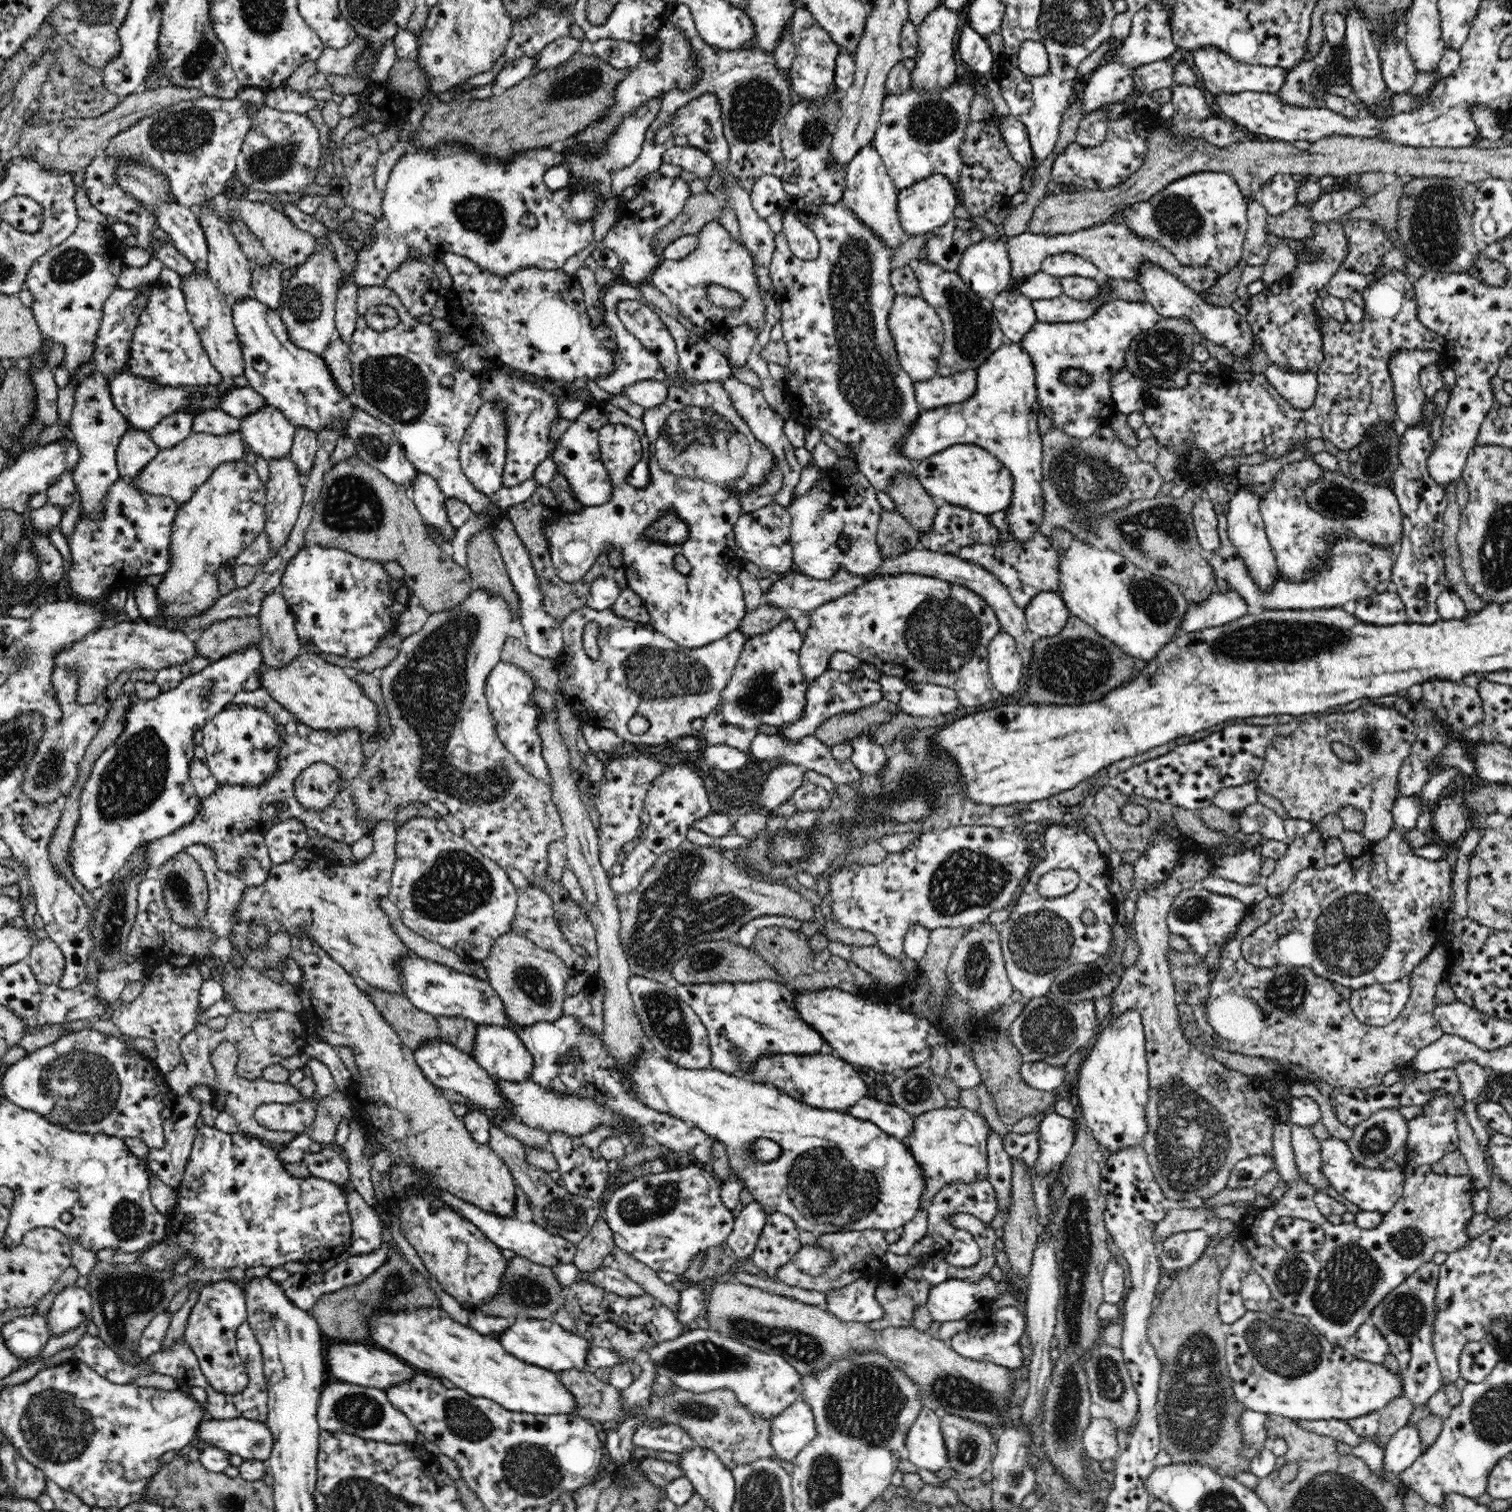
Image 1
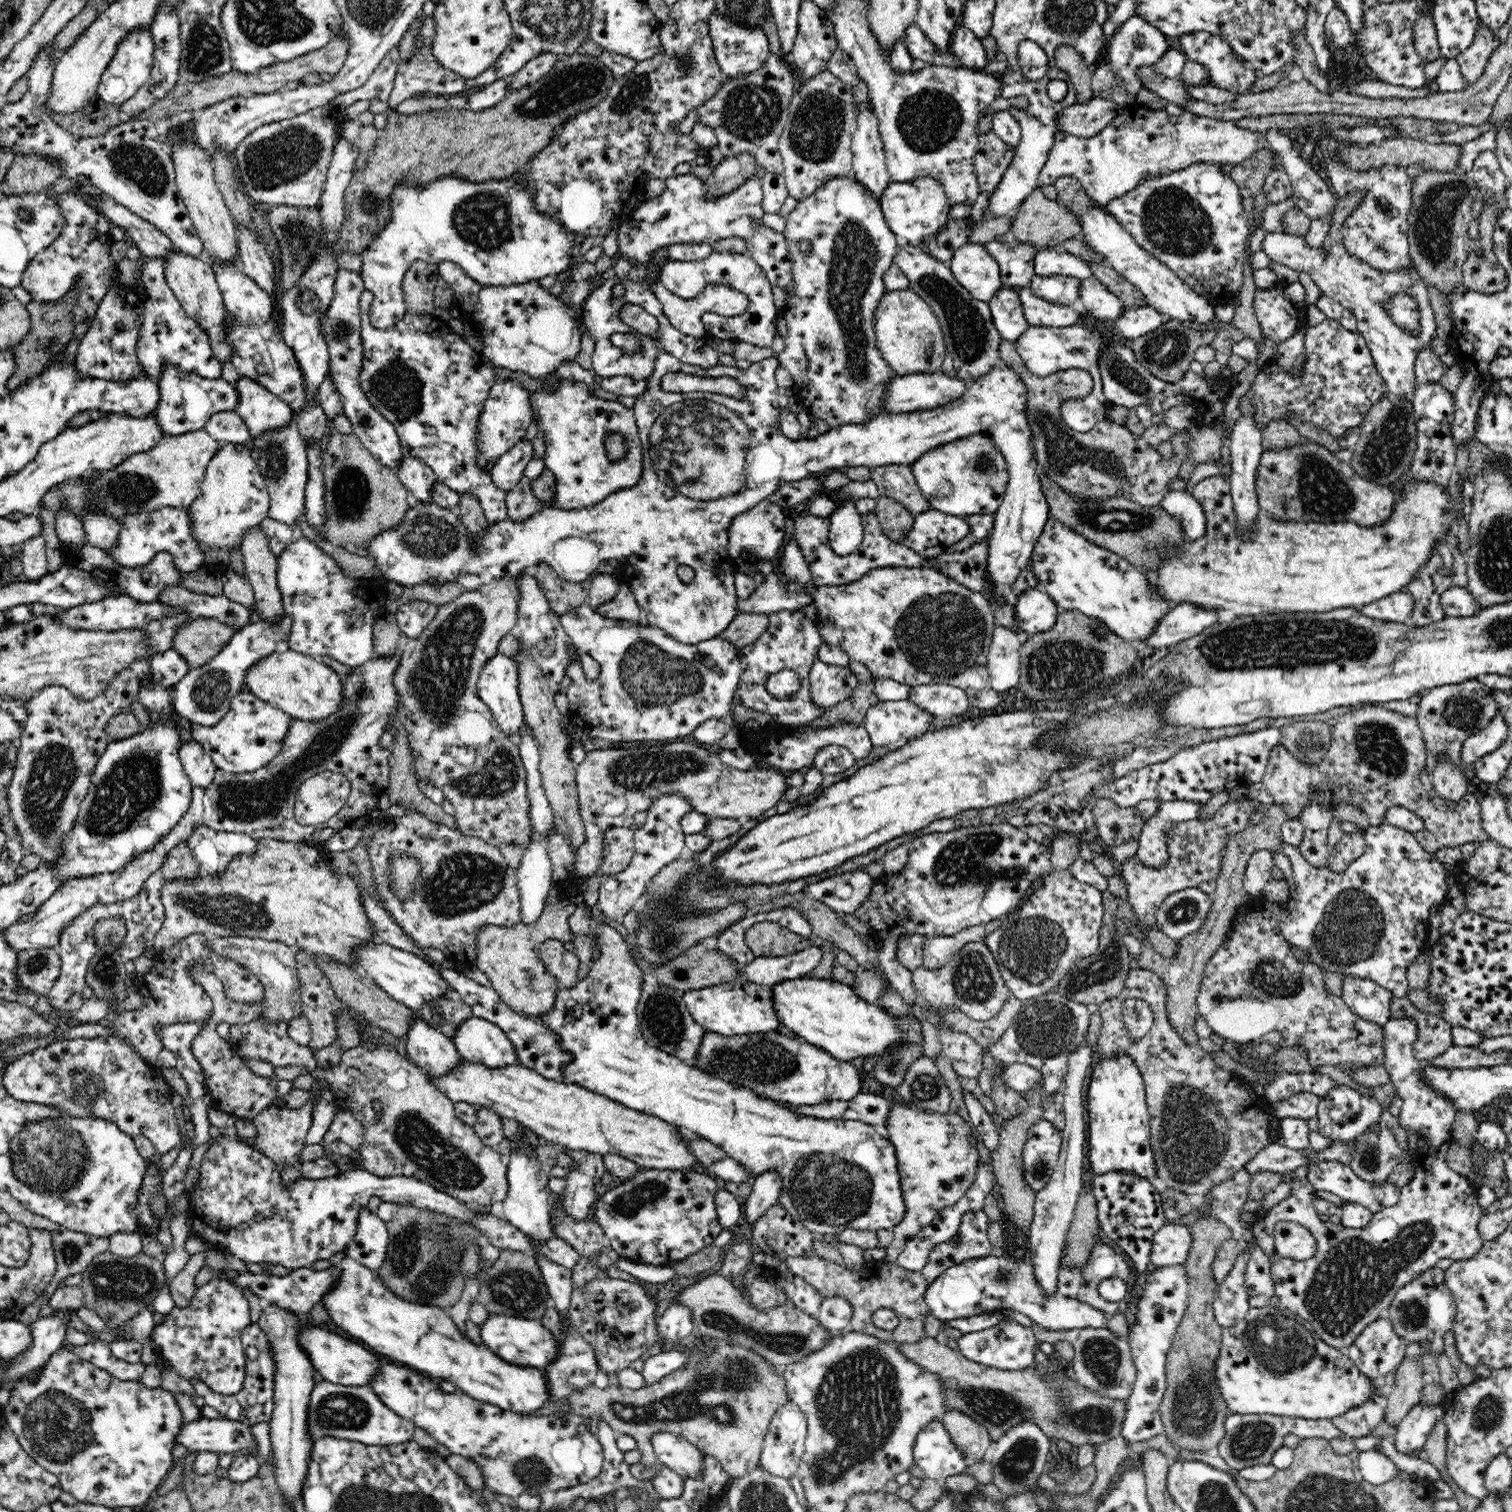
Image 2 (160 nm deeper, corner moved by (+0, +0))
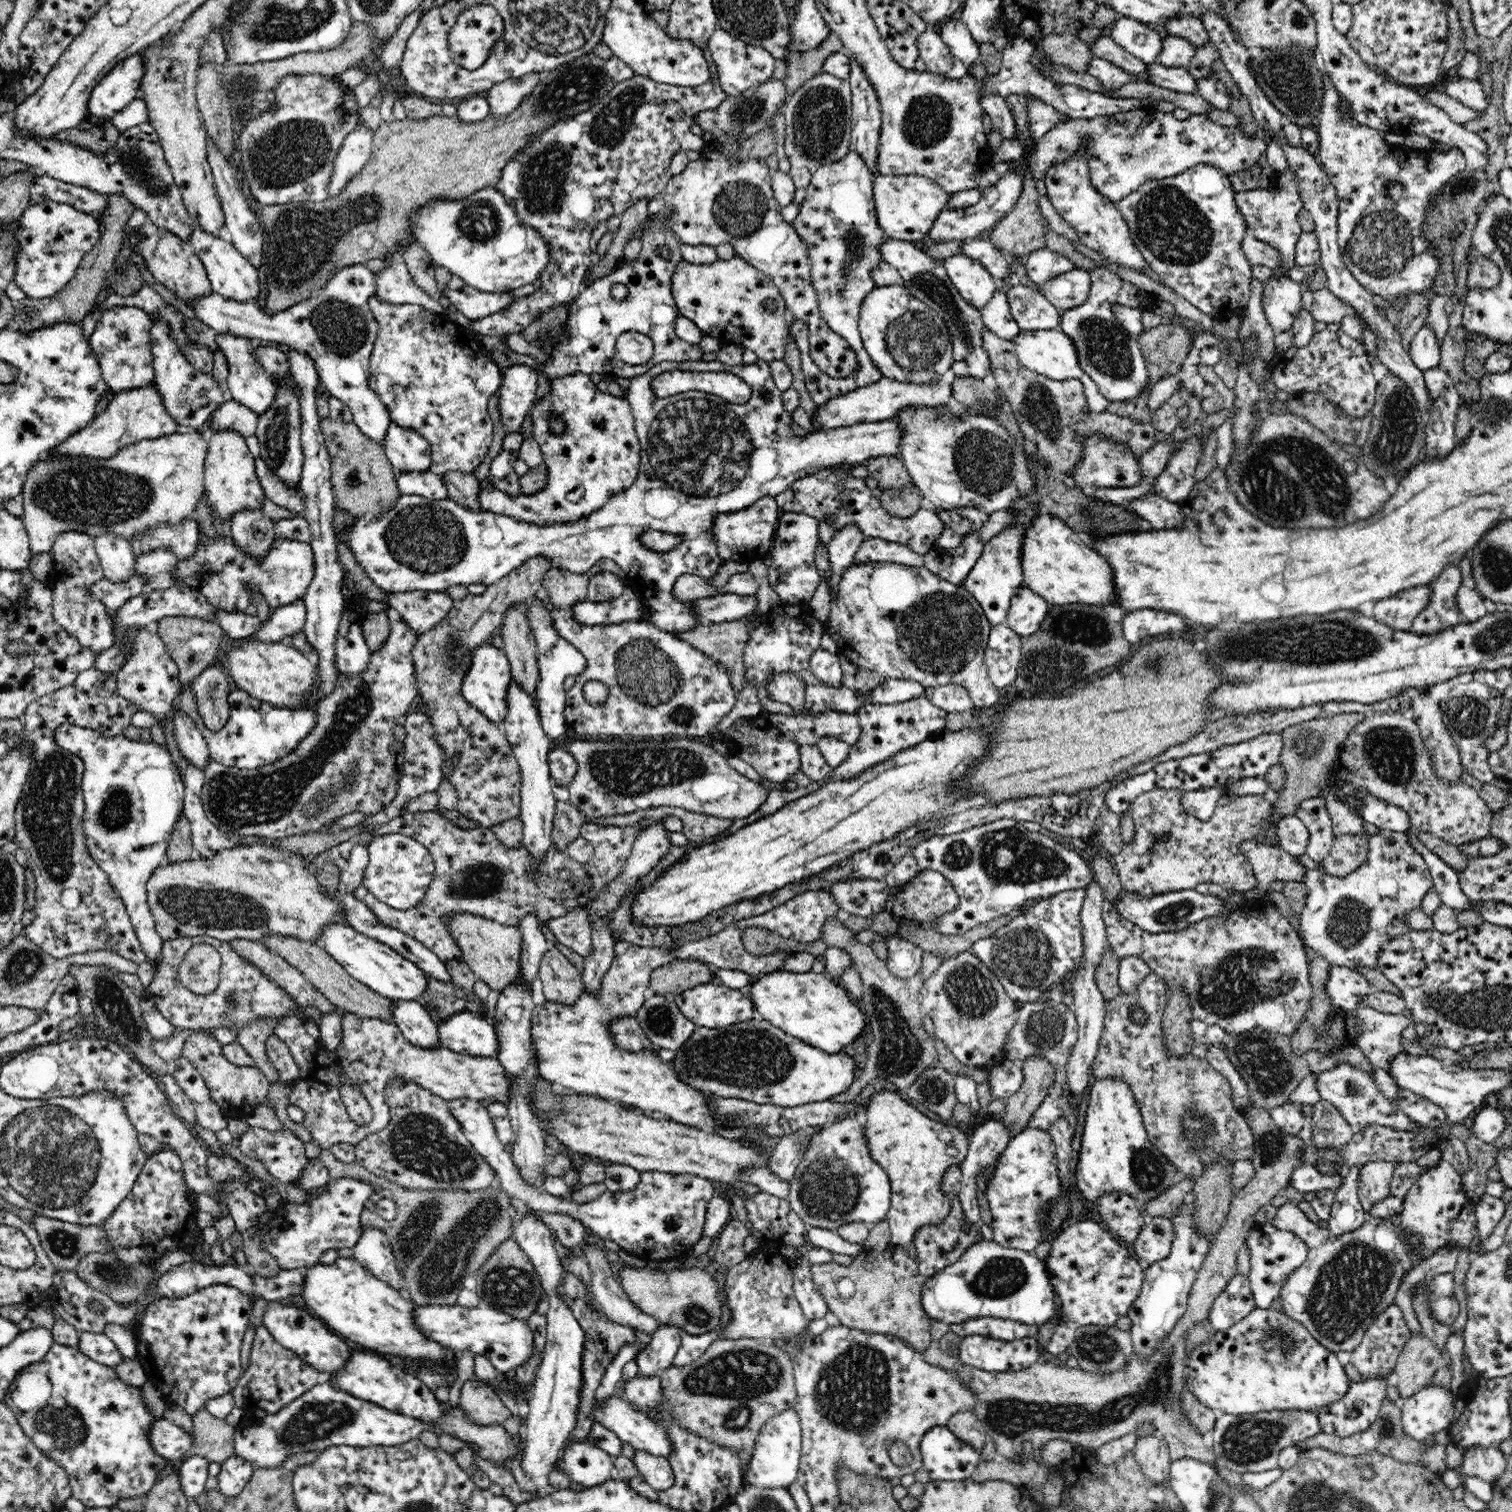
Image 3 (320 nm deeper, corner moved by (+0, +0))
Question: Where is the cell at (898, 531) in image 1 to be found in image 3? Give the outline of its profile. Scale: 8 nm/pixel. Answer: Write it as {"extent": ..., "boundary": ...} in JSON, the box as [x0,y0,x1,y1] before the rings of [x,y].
{"extent":[880,485,922,518],"boundary":[[[908,485],[901,489],[886,489],[880,498],[880,505],[892,516],[908,518],[920,509],[922,493],[916,485]]]}

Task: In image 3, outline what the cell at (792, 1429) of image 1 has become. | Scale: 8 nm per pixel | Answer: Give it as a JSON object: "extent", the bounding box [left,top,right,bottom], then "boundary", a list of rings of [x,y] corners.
{"extent":[744,1408,802,1488],"boundary":[[[792,1408],[776,1414],[763,1425],[754,1446],[744,1482],[756,1488],[787,1488],[797,1480],[802,1451],[802,1428]]]}

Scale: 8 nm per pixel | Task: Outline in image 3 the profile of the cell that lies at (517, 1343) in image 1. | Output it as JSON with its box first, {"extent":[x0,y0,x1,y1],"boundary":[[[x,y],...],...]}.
{"extent":[414,1305,534,1373],"boundary":[[[485,1305],[479,1307],[452,1306],[416,1306],[414,1319],[420,1333],[430,1341],[460,1354],[470,1350],[474,1354],[486,1357],[500,1373],[516,1370],[524,1366],[534,1352],[534,1333],[528,1324],[510,1317],[500,1310],[493,1310]]]}

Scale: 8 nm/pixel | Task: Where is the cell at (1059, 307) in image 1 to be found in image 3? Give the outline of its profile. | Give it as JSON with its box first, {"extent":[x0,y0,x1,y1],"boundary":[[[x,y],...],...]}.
{"extent":[1006,283,1061,330],"boundary":[[[1015,283],[1006,293],[1012,318],[1020,330],[1059,329],[1061,316],[1042,292]]]}

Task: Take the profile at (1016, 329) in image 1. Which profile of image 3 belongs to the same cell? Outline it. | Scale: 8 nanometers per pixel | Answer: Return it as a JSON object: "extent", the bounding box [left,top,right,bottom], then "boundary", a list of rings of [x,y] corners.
{"extent":[980,290,1022,341],"boundary":[[[997,290],[980,311],[985,328],[996,337],[1011,341],[1022,331],[1012,318],[1007,293]]]}

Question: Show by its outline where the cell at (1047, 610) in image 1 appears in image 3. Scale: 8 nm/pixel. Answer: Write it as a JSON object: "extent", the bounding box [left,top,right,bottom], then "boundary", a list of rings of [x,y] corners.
{"extent":[1006,586,1048,637],"boundary":[[[1022,586],[1012,597],[1006,623],[1021,637],[1034,634],[1048,616],[1048,602],[1028,586]]]}

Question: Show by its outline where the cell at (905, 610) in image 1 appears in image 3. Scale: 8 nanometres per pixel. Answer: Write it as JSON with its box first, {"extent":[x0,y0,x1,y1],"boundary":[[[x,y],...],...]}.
{"extent":[824,562,1000,708],"boundary":[[[893,562],[850,565],[844,571],[840,582],[836,586],[836,594],[831,596],[830,605],[830,615],[824,623],[824,627],[829,636],[836,642],[838,654],[841,653],[847,656],[848,660],[857,665],[858,668],[877,672],[886,679],[908,679],[916,681],[922,684],[924,688],[944,686],[947,684],[963,686],[969,692],[973,707],[976,708],[990,708],[990,706],[994,706],[998,702],[998,698],[1000,698],[999,688],[987,676],[987,668],[984,664],[985,650],[992,625],[986,619],[980,603],[963,586],[942,580],[926,567],[899,565]]]}

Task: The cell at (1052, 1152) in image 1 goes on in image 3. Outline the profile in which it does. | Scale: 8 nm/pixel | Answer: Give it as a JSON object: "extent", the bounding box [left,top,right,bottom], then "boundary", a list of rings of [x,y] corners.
{"extent":[985,1127,1061,1253],"boundary":[[[1026,1127],[1016,1133],[996,1159],[994,1175],[987,1180],[985,1197],[992,1212],[993,1240],[1009,1249],[1034,1253],[1044,1238],[1044,1210],[1060,1196],[1061,1182],[1052,1135],[1044,1129]]]}

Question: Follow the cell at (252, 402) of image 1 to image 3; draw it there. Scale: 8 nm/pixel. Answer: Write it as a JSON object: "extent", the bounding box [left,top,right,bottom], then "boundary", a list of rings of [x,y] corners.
{"extent":[150,319,224,430],"boundary":[[[164,319],[155,320],[150,327],[151,352],[155,369],[155,385],[168,414],[179,425],[192,426],[196,430],[224,403],[220,384],[212,376],[195,369],[179,350]]]}

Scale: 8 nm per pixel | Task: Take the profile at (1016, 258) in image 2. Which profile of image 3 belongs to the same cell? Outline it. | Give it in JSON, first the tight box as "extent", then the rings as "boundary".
{"extent":[961,238,1010,282],"boundary":[[[978,238],[963,241],[961,252],[968,255],[968,258],[979,260],[996,282],[1010,275],[1010,264],[1006,261],[1004,254],[989,240]]]}

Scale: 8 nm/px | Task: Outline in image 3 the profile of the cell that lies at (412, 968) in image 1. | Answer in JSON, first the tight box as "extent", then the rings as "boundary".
{"extent":[319,923,430,1001],"boundary":[[[344,923],[327,924],[319,934],[319,948],[326,950],[336,963],[362,984],[378,994],[393,1001],[409,1001],[417,998],[428,988],[430,977],[416,964],[397,954],[387,944],[366,936],[350,925]]]}

